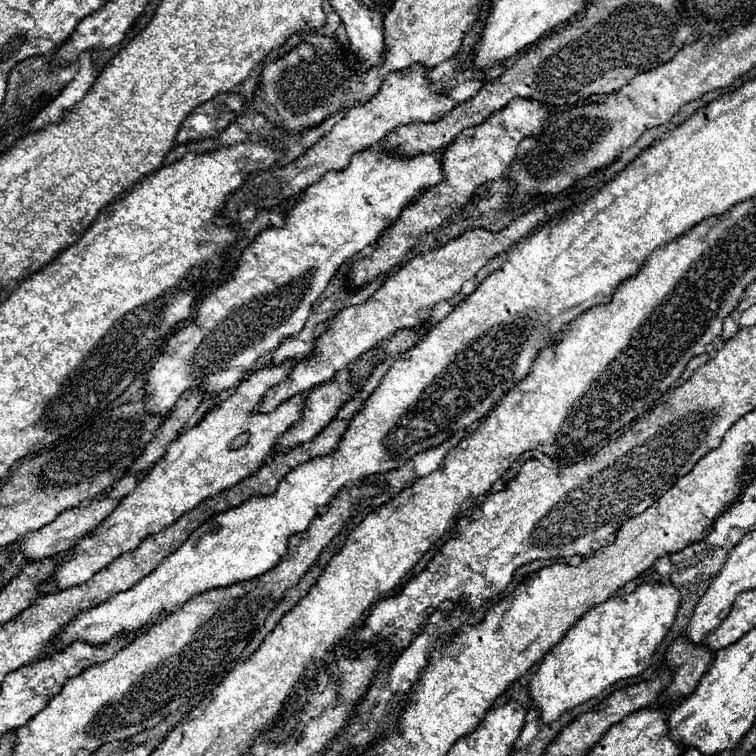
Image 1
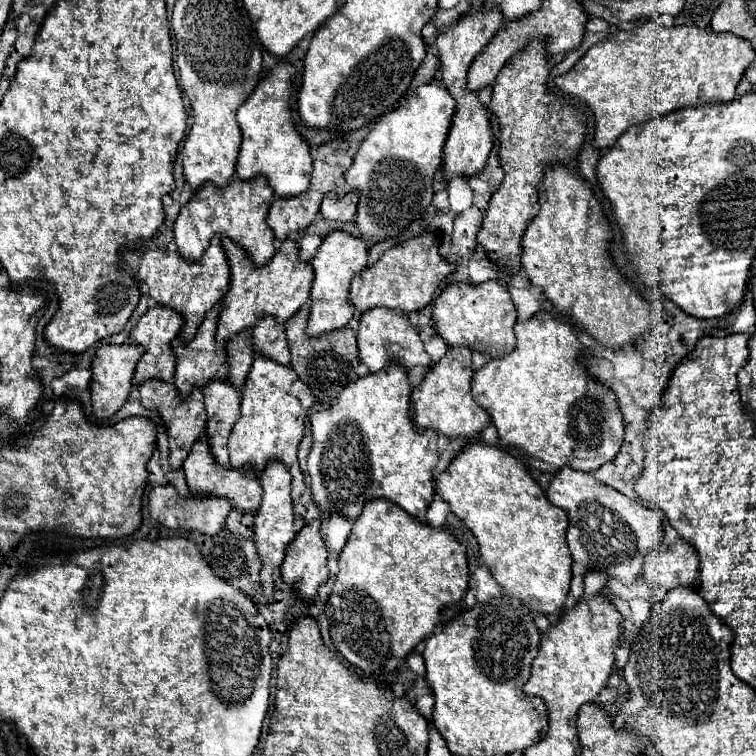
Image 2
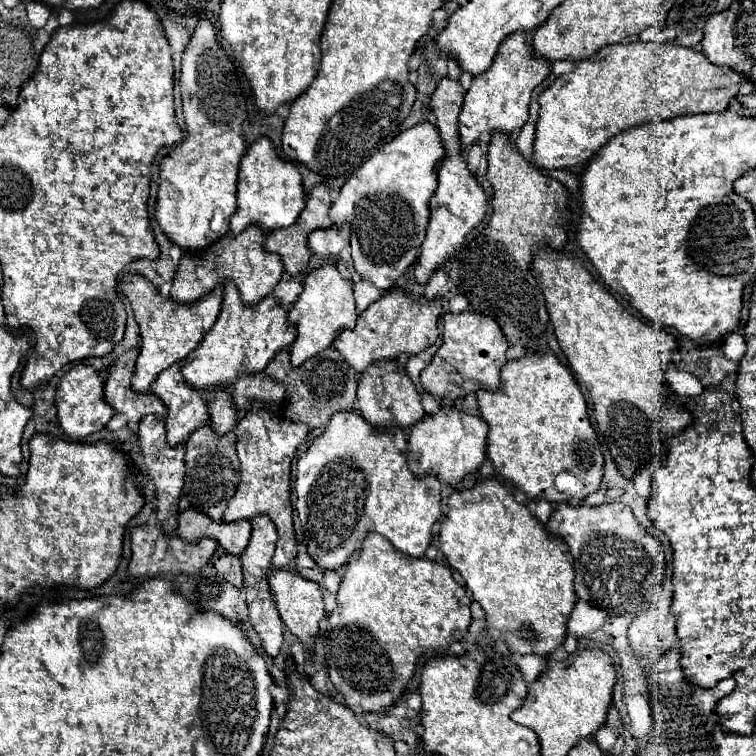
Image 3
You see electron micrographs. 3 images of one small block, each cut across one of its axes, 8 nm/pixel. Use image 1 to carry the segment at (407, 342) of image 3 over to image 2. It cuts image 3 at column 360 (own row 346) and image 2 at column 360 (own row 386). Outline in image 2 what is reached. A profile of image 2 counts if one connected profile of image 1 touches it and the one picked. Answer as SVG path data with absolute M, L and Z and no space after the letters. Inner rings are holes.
M430 232L418 234L410 238L408 242L396 244L388 248L376 264L364 268L360 274L354 276L350 286L350 300L354 302L354 308L358 314L376 308L398 308L402 312L412 312L428 306L432 302L432 296L436 288L442 284L442 280L456 270L456 266L448 260L444 260L438 252L438 238Z

